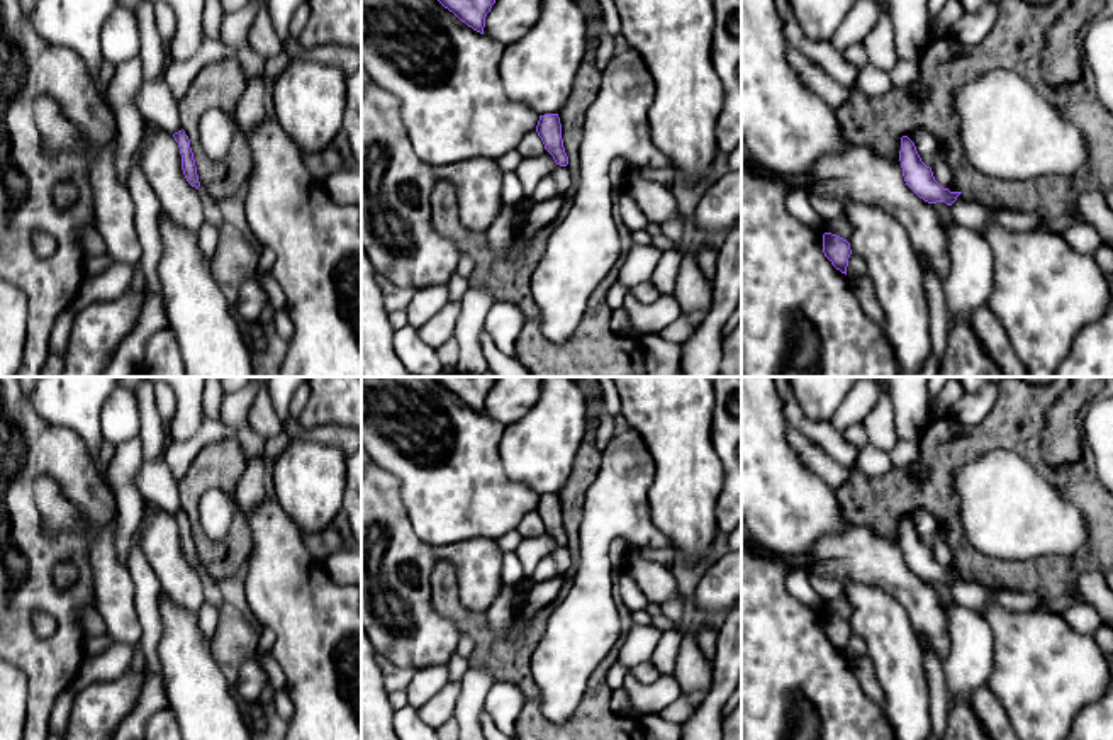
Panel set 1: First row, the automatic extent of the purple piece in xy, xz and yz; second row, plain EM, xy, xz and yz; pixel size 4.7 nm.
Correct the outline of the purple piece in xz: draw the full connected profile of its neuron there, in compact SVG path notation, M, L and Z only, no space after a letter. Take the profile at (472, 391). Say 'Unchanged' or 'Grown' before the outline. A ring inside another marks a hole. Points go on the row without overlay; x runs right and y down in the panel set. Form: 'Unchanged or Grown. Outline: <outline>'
Unchanged. Outline: M436 377L461 402L484 414L485 397L499 377Z

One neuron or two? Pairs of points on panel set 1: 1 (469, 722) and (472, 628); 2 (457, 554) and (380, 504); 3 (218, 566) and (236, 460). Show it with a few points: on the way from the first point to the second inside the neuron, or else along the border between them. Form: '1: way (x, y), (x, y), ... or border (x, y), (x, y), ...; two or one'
1: border (470, 666), (480, 666), (496, 681); two
2: way (435, 552), (418, 552), (392, 526); one
3: way (199, 537), (192, 515), (192, 493), (207, 477); one

